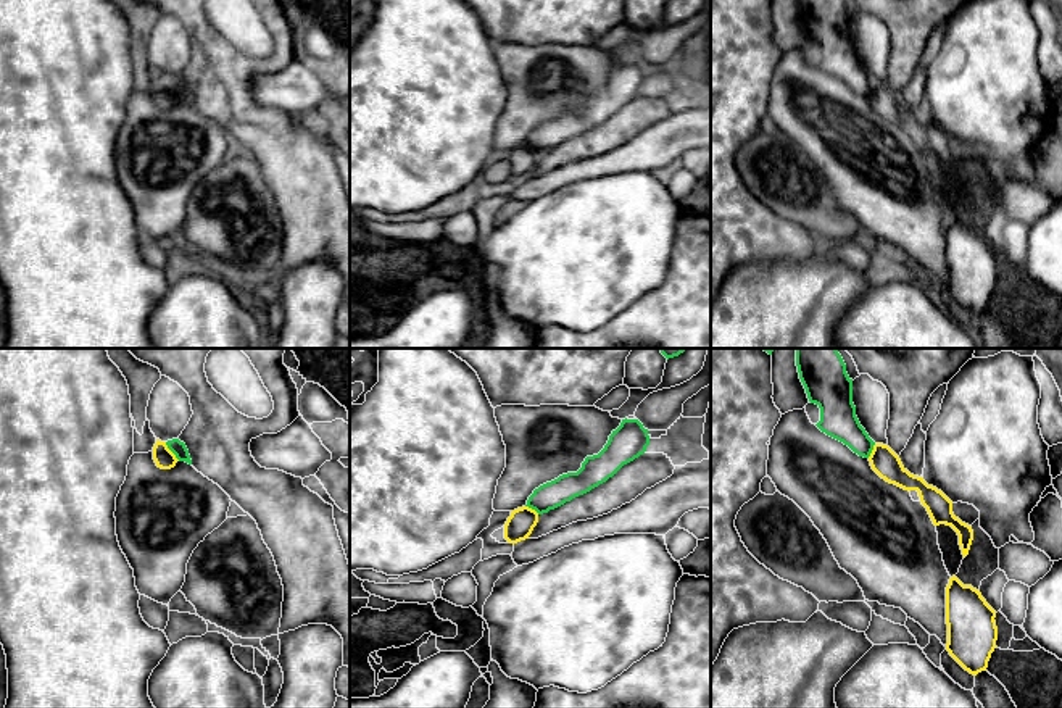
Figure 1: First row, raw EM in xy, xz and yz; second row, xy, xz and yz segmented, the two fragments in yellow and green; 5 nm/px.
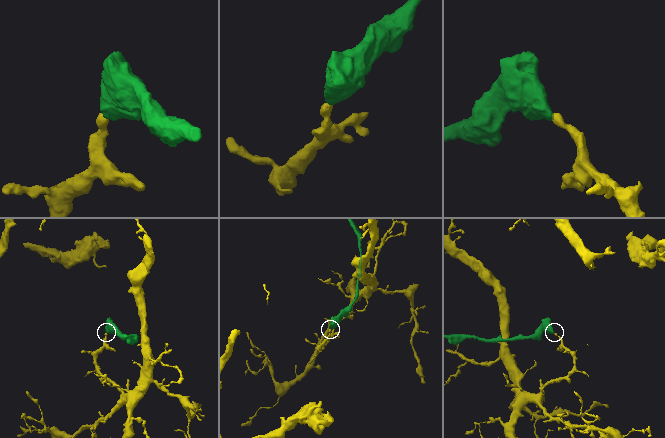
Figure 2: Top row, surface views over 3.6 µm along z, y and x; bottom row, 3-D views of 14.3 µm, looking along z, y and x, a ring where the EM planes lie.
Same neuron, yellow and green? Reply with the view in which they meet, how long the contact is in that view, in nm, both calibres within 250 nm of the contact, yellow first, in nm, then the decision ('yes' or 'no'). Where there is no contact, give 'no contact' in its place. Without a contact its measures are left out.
contact in xy; length 120 nm; calibres 100 and 70 nm; no

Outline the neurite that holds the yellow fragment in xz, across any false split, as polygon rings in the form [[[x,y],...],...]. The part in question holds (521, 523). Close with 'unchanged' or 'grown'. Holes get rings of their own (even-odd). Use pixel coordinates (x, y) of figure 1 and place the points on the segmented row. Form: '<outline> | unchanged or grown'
[[[529,506],[517,508],[511,511],[504,524],[504,539],[509,543],[517,543],[521,540],[529,539],[533,527],[538,523],[538,513]]] | unchanged

